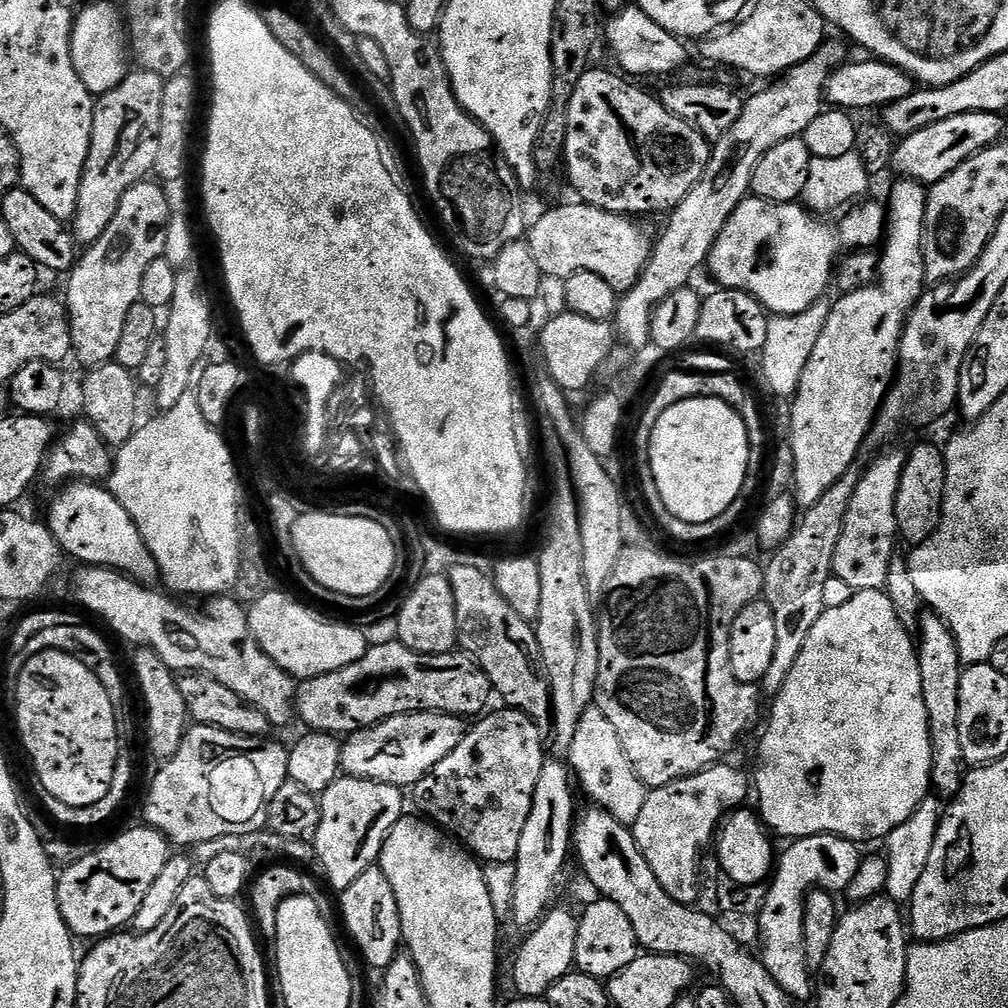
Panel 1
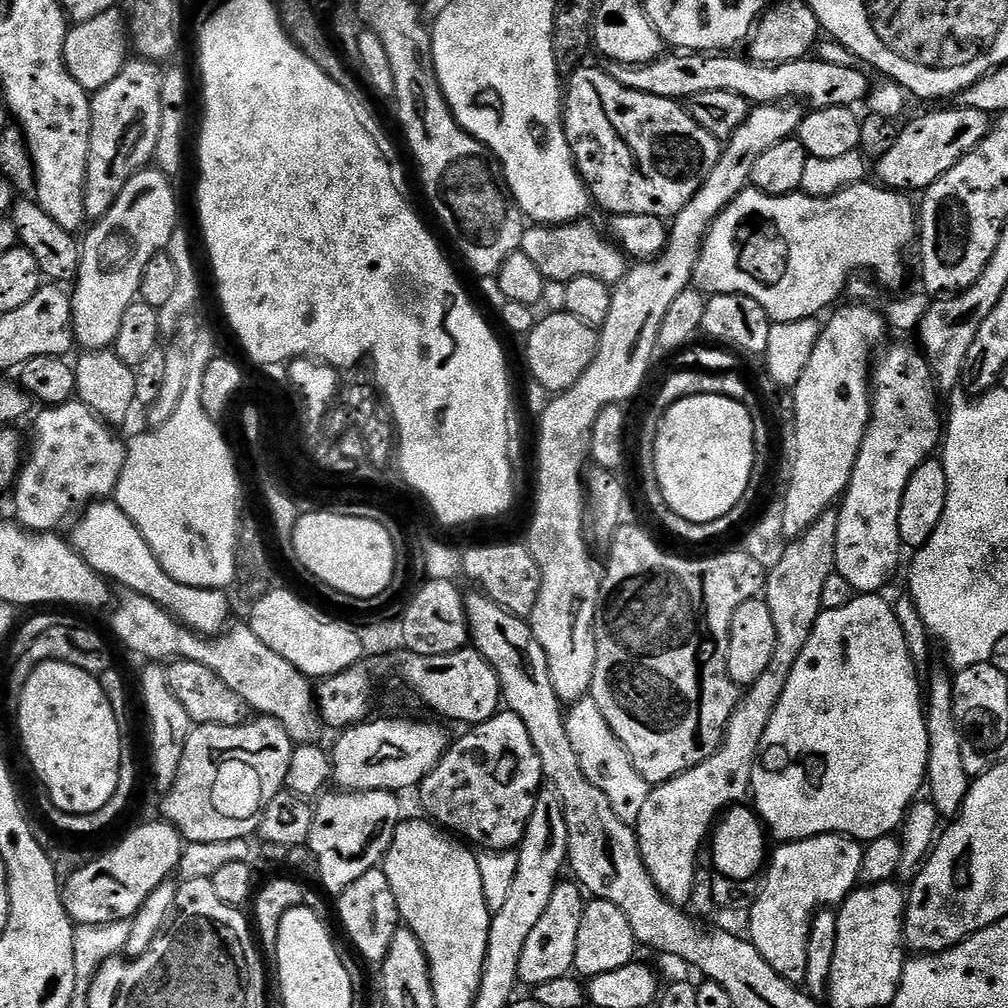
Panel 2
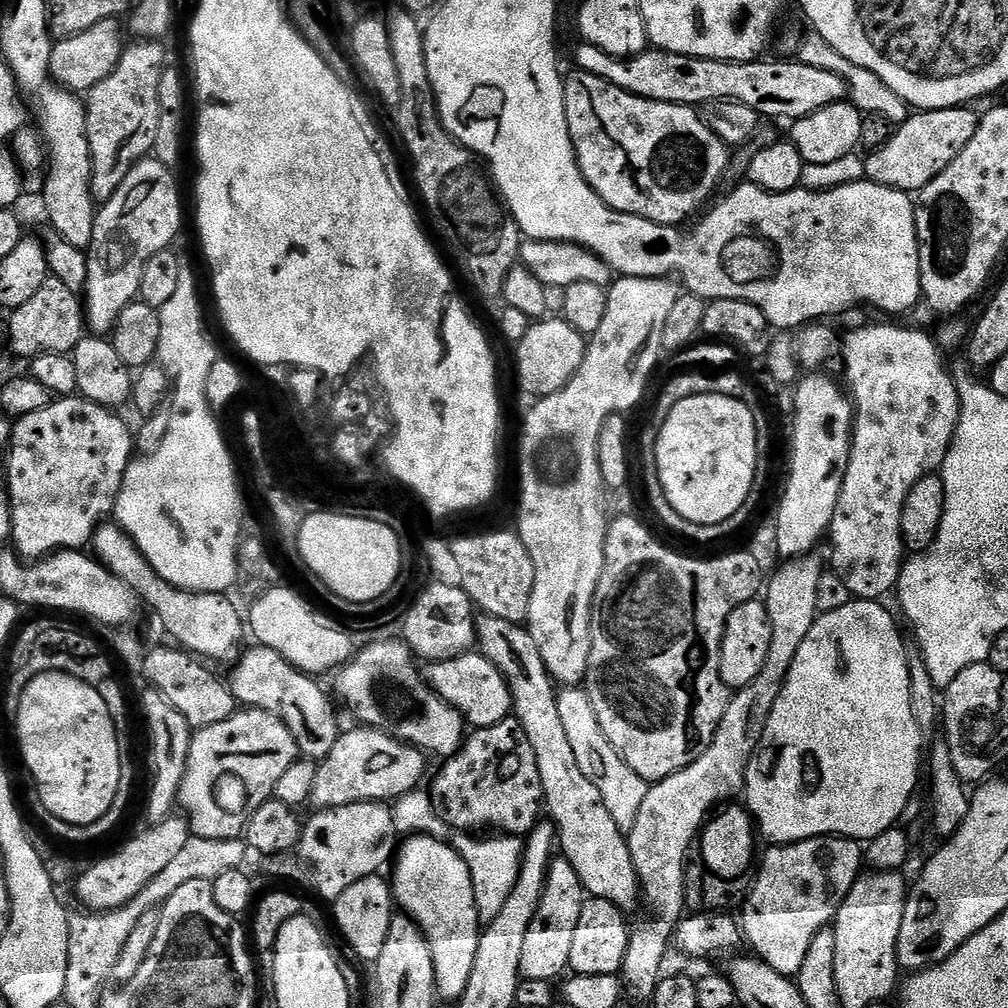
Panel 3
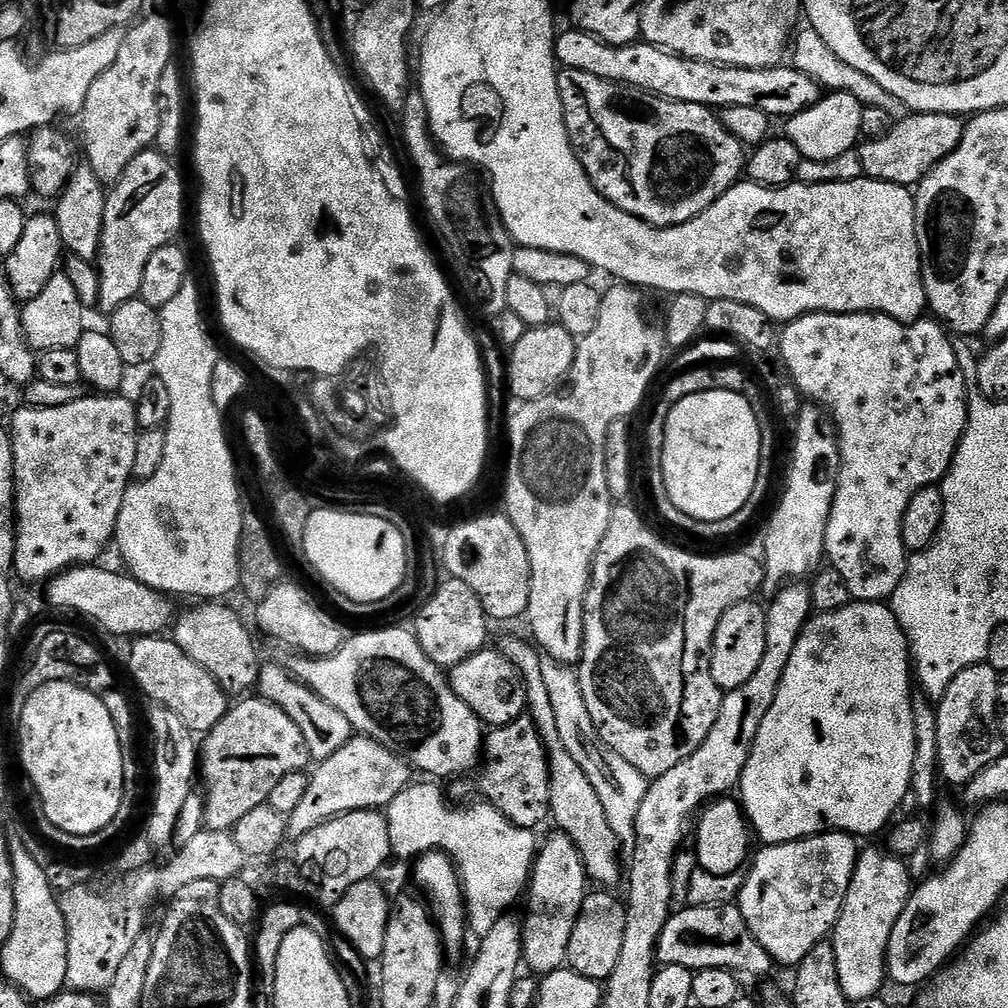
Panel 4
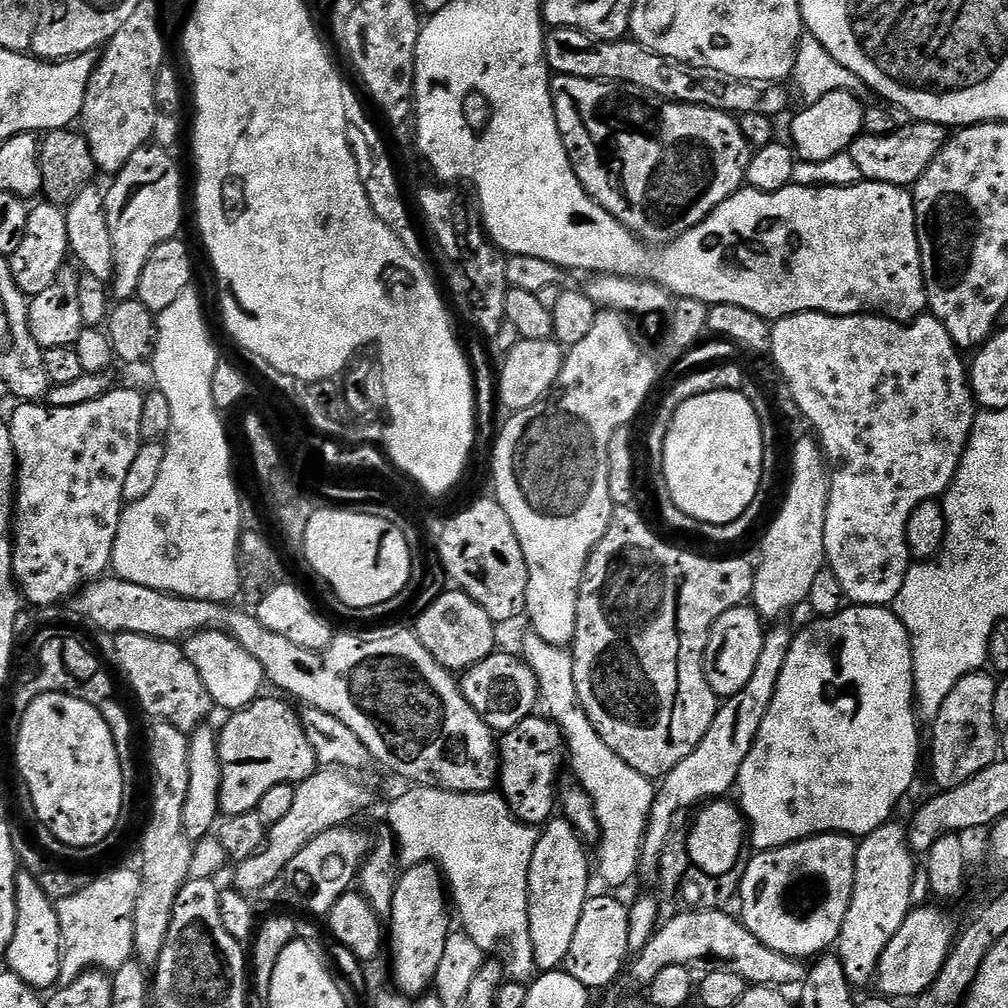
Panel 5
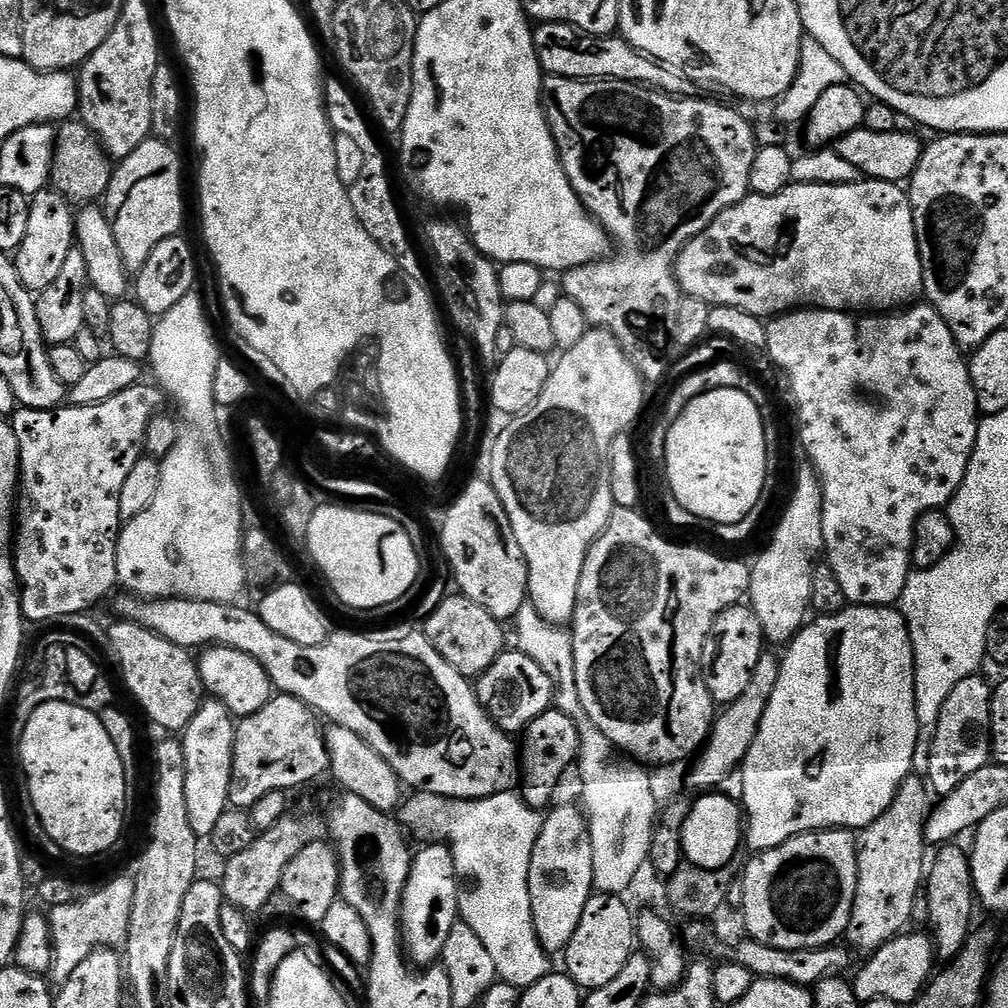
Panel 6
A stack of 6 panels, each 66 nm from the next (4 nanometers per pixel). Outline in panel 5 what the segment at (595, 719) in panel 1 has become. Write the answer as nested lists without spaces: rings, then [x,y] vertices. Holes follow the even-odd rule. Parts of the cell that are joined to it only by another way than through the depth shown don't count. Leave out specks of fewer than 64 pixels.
[[[529,631],[524,640],[522,658],[534,670],[540,687],[540,704],[543,711],[555,720],[560,728],[566,752],[572,755],[572,768],[576,771],[579,787],[592,795],[596,817],[600,823],[600,876],[608,884],[624,884],[640,871],[640,851],[648,829],[648,815],[652,799],[656,797],[653,781],[638,774],[594,730],[594,722],[586,714],[574,686],[574,662],[567,647],[559,648]]]

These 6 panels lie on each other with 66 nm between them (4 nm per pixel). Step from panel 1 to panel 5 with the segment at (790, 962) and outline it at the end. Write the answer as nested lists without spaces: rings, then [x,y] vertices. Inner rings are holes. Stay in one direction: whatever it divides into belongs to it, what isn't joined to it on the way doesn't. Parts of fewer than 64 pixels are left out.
[[[825,834],[822,836],[809,836],[807,840],[796,840],[793,844],[784,844],[781,848],[769,848],[755,853],[751,860],[747,861],[743,869],[744,877],[741,880],[738,893],[738,903],[740,902],[740,912],[738,916],[743,921],[745,927],[764,943],[770,950],[777,951],[778,954],[787,956],[798,956],[801,958],[815,958],[827,953],[835,945],[842,930],[842,921],[846,918],[846,910],[850,910],[850,898],[854,894],[854,862],[856,861],[857,841],[853,837],[843,834]]]

